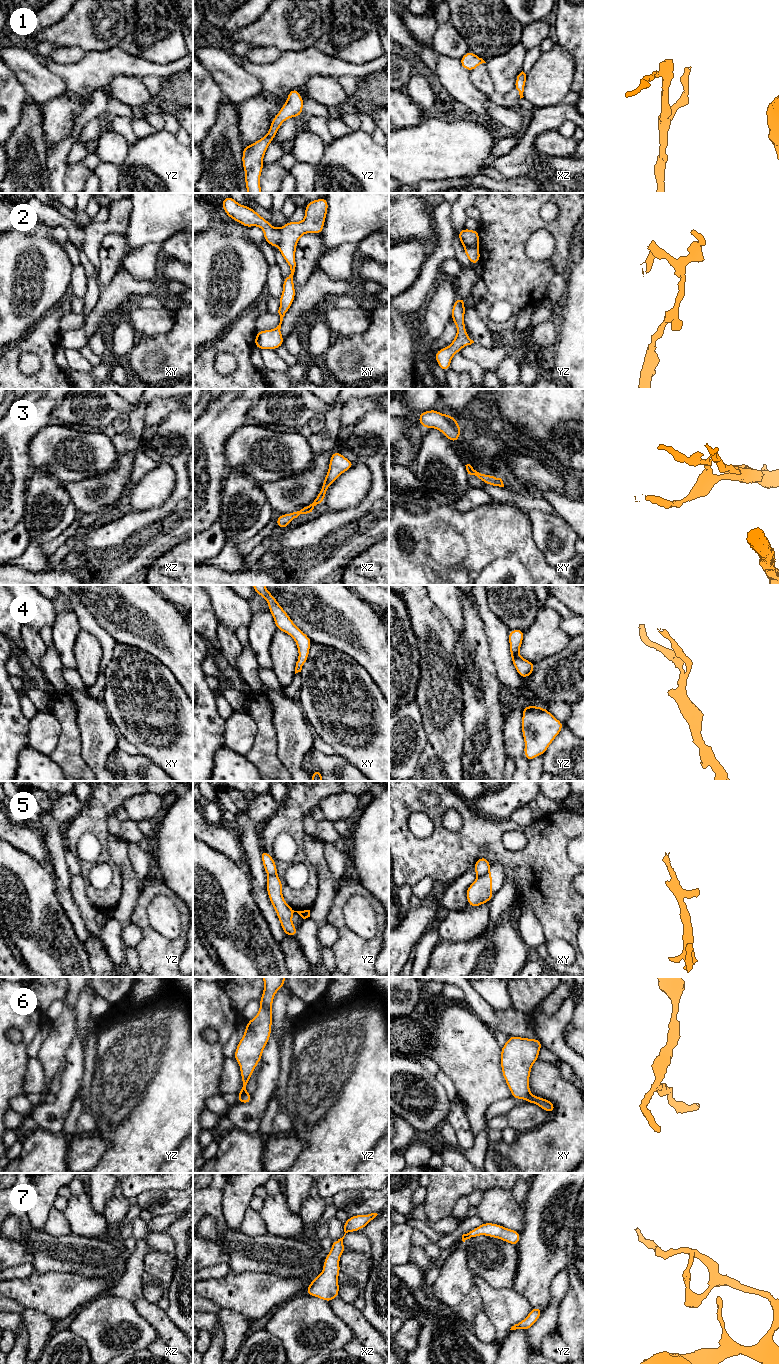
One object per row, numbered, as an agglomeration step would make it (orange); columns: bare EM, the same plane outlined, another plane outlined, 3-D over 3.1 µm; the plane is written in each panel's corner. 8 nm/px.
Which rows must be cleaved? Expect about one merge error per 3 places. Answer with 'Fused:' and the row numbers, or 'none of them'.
Fused: 2, 5, 6

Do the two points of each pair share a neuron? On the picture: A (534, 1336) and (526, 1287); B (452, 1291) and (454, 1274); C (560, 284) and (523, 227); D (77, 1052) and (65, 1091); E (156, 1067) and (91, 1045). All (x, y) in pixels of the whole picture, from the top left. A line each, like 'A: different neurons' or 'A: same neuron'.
A: different neurons
B: same neuron
C: different neurons
D: same neuron
E: different neurons

